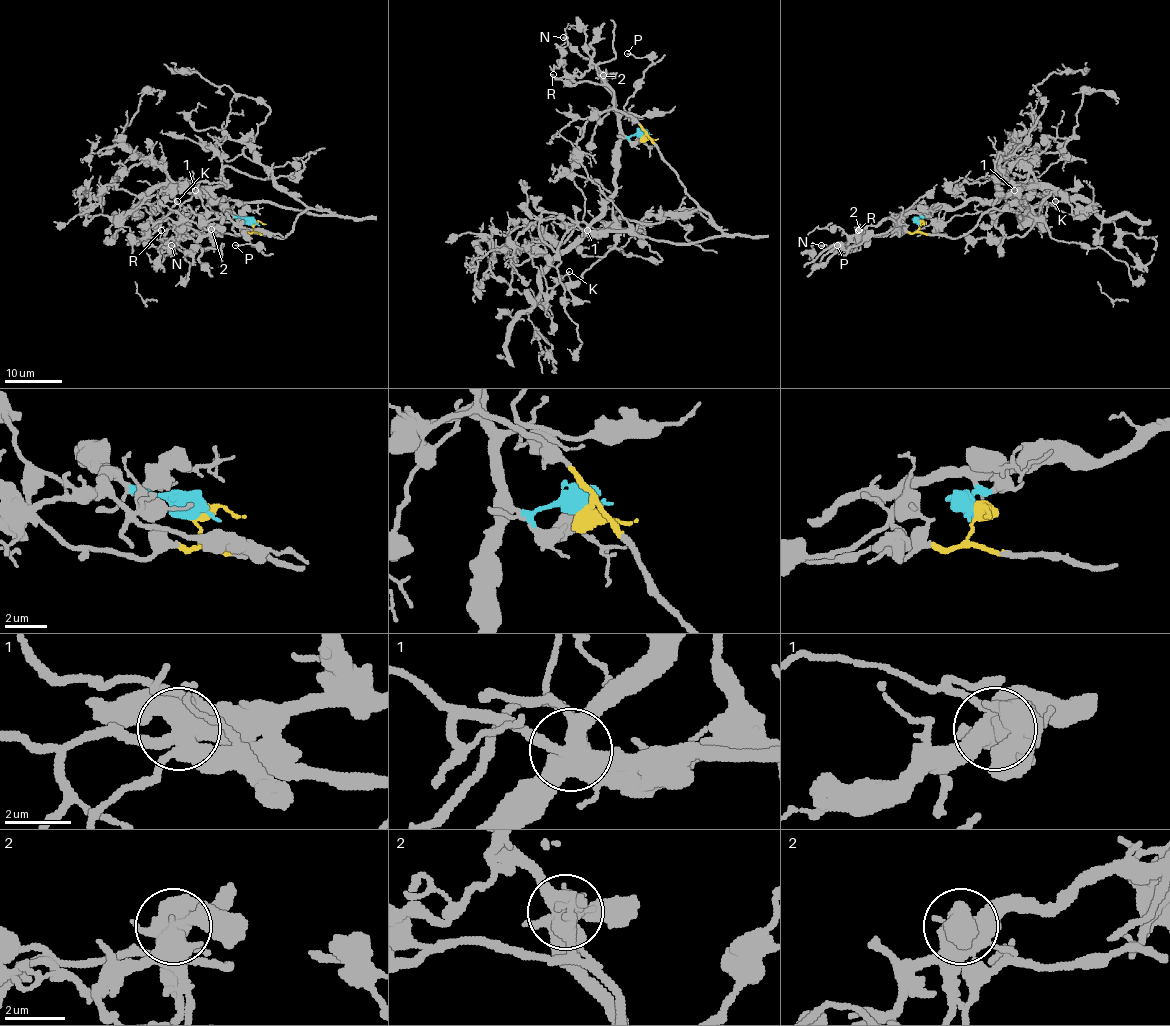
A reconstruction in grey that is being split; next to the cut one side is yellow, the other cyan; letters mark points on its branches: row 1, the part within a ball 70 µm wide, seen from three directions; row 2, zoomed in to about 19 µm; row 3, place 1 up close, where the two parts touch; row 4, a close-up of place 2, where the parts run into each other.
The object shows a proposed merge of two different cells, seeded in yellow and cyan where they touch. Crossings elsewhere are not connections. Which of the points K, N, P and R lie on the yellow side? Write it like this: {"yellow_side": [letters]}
{"yellow_side": ["R"]}

